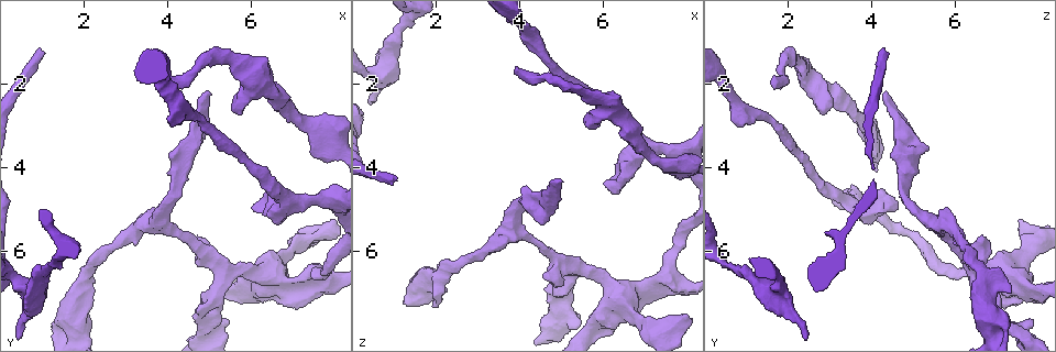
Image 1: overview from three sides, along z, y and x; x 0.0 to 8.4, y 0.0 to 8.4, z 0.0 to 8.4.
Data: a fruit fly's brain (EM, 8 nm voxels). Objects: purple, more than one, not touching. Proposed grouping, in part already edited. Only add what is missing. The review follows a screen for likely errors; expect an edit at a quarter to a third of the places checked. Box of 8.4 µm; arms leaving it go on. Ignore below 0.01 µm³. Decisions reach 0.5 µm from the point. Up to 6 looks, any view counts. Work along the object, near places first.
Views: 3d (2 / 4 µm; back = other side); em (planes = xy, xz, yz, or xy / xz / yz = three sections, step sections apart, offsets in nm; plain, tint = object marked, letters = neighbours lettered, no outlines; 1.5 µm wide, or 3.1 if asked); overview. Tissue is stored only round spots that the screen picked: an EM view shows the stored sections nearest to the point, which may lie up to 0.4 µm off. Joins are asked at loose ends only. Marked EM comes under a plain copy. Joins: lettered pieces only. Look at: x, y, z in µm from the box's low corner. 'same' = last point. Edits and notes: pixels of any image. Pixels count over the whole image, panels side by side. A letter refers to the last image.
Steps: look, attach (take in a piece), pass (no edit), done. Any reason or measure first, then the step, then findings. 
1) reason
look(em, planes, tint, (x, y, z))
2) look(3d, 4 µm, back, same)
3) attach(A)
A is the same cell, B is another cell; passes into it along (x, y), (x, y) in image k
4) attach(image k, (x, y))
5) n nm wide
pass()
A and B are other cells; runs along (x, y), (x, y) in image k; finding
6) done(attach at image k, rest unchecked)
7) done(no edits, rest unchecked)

long arm stops here
look(3d, 2 µm, (5.00, 2.25, 4.35))

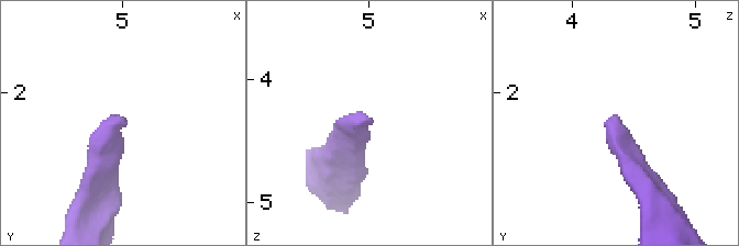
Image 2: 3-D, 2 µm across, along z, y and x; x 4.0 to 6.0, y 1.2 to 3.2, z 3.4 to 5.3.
look(em, planes, letters, (5.00, 2.22, 4.30))

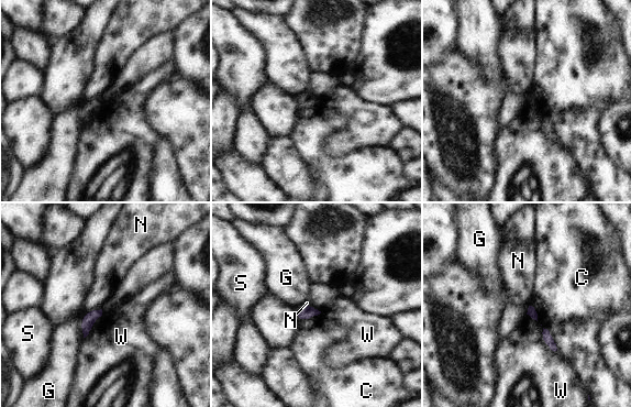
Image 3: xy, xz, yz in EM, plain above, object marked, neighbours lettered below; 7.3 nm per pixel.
pass()
C, G, N, S and W are other cells; border along (101, 308), (86, 312) in image 3; no lettered piece goes on from it

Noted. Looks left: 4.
free end
look(em, xy, step 4, letters, (4.00, 2.15, 1.65))

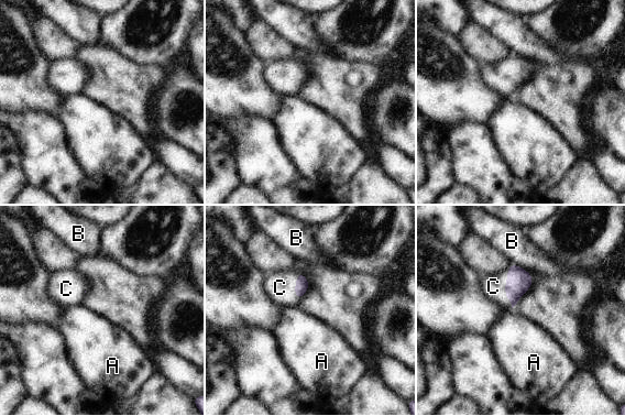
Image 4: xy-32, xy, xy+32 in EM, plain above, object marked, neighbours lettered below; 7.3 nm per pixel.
cut it another way
look(em, planes, letters, same)

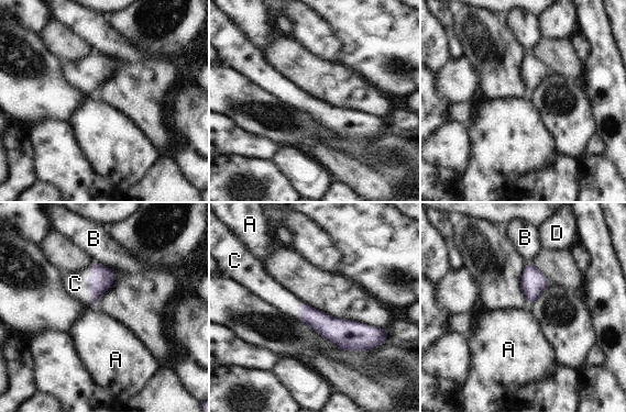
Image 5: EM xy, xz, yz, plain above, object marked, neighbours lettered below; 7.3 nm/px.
140 nm wide
attach(image 5, (75, 284))
C is the same cell, A, B and D are other cells; the cell continues

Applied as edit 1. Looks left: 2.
branch stops here
look(3d, 4 µm, (1.10, 1.30, 4.25))

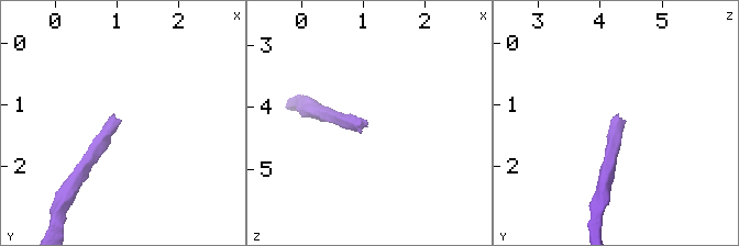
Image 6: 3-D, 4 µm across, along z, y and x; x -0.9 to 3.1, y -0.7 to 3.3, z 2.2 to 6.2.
look(em, xy, step 4, letters, (1.10, 1.30, 4.35))

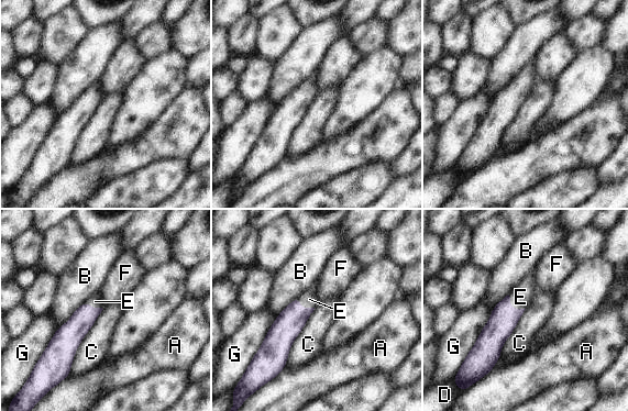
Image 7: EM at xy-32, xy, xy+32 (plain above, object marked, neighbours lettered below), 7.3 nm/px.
attach(image 7, (520, 297))
E is the same cell, A, B, C, D, F and G are other cells; passes into it along (503, 320), (513, 308), (520, 297) in image 7; it goes on there

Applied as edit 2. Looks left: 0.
done(attach at image 5, attach at image 7, rest unchecked)

